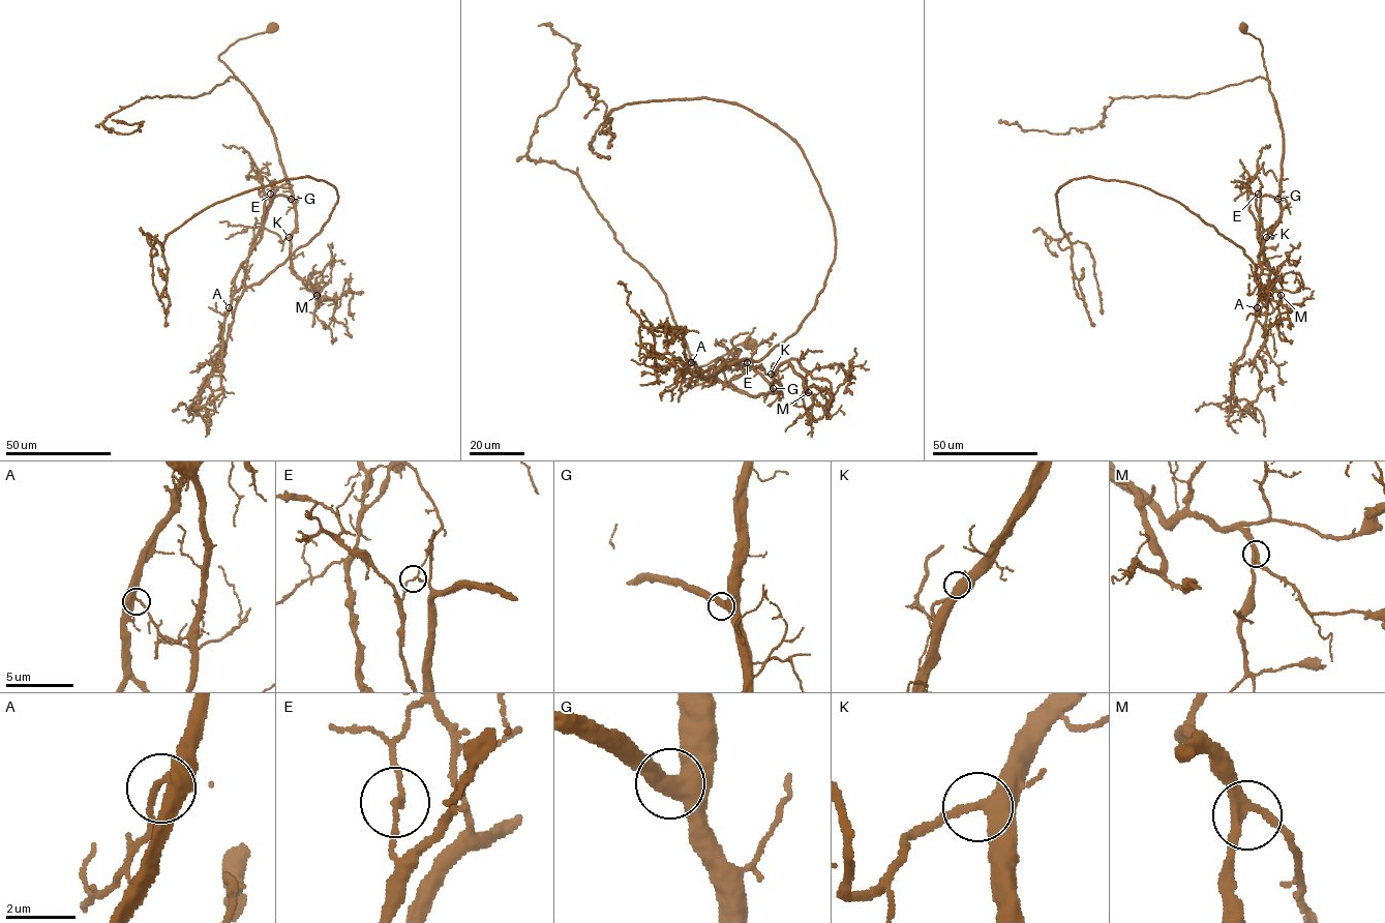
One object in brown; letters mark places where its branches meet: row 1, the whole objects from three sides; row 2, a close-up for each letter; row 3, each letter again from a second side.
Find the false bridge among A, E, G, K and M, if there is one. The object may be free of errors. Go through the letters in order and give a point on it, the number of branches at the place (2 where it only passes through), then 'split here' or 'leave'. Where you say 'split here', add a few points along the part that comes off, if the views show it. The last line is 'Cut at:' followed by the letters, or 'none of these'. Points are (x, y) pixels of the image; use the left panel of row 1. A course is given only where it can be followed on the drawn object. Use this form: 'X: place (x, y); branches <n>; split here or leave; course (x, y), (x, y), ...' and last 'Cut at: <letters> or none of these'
A: place (229, 307); branches 2; leave
E: place (270, 194); branches 2; split here; course (271, 194), (246, 287), (317, 235), (337, 199), (331, 184), (302, 177), (196, 213), (151, 249), (166, 314)
G: place (291, 199); branches 2; leave
K: place (289, 237); branches 2; leave
M: place (317, 295); branches 3; leave
Cut at: E

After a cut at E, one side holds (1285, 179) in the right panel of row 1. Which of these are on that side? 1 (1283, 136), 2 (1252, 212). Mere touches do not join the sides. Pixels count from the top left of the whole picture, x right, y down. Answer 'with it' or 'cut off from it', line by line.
1: with it
2: cut off from it

